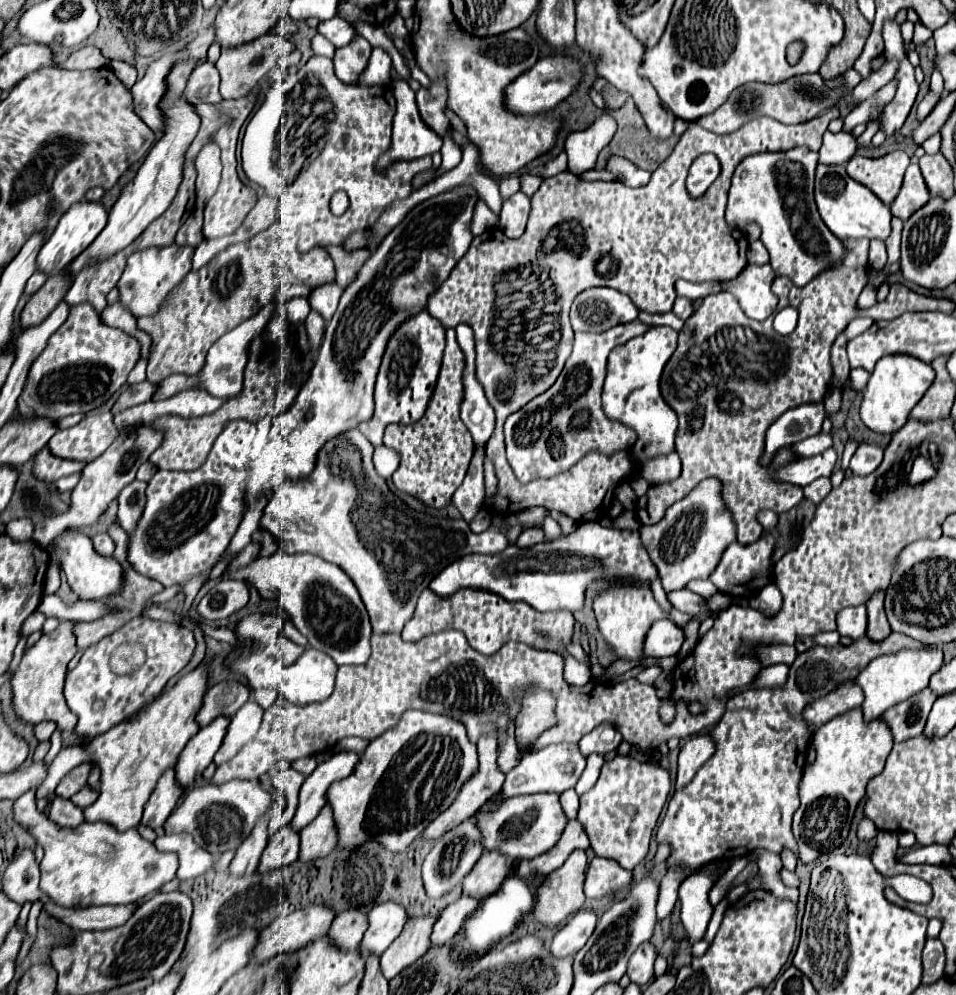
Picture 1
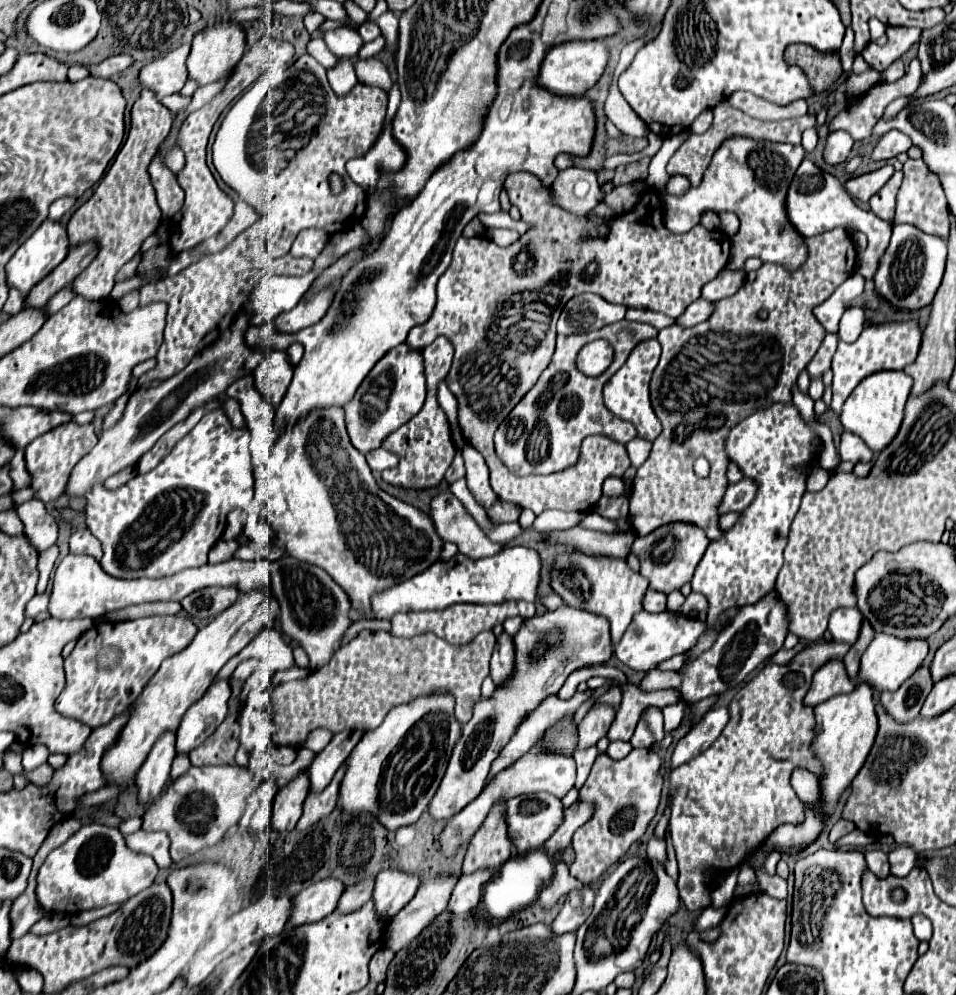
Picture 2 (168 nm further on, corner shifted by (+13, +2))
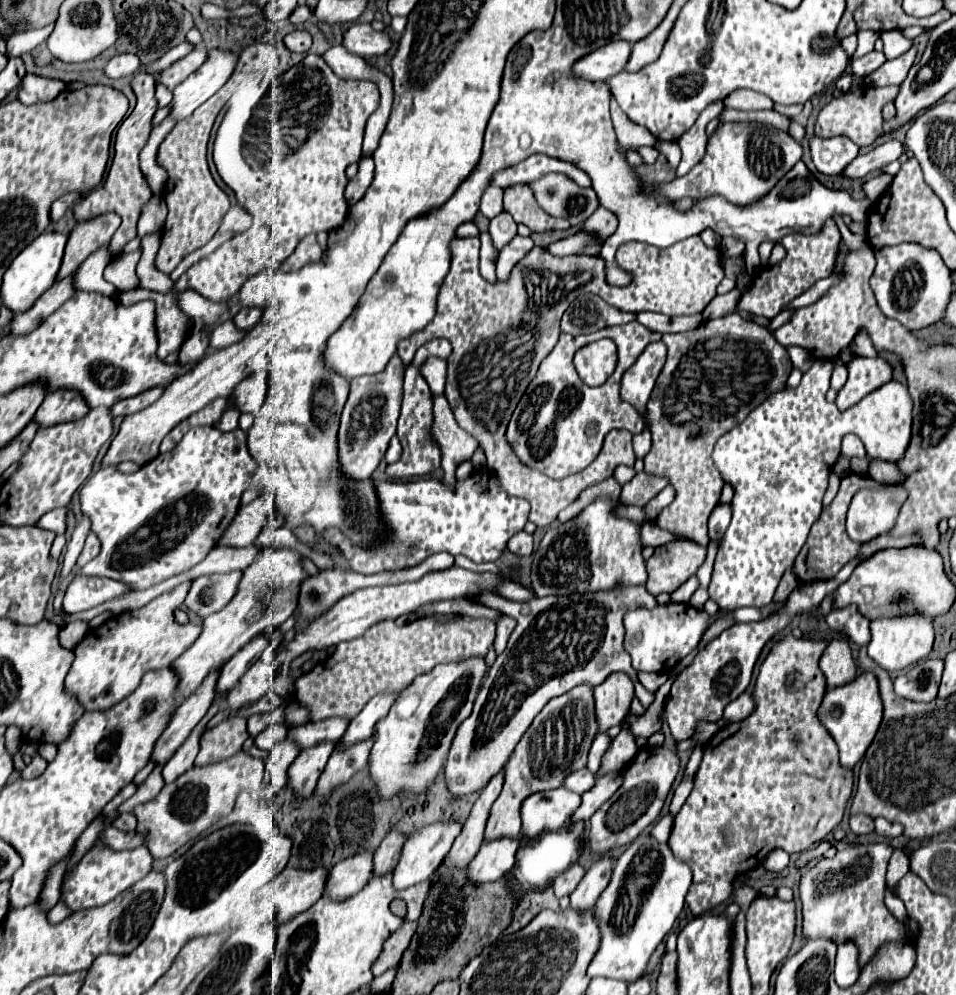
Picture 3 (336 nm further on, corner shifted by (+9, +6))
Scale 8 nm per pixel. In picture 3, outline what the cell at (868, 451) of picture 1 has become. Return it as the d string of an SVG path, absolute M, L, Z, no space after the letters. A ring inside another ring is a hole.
M848 433L848 435L842 439L842 455L844 455L844 457L860 457L860 459L864 459L864 457L866 457L866 447L864 447L864 443L860 441L860 437Z

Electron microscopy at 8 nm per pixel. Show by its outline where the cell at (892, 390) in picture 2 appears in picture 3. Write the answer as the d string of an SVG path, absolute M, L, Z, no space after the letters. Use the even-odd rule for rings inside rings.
M816 359L796 389L782 389L758 405L742 423L714 445L714 465L734 487L732 521L726 529L708 587L720 607L766 607L784 571L800 553L812 523L822 511L828 475L840 453L844 433L856 433L870 459L896 463L908 447L912 399L900 381L888 381L854 407L839 411L826 401L833 364Z

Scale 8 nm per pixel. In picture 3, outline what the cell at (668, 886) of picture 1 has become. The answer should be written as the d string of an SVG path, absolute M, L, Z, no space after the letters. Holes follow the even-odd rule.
M664 815L652 829L652 837L658 841L658 843L668 843L668 837L670 837L670 829L672 829L672 817L670 815Z

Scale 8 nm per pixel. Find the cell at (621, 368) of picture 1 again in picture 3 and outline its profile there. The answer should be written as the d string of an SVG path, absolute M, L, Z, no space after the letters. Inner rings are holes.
M662 341L650 343L642 357L636 359L636 363L624 373L620 383L620 397L634 405L634 409L646 419L646 405L650 399L650 393L654 389L656 377L666 361L666 345Z

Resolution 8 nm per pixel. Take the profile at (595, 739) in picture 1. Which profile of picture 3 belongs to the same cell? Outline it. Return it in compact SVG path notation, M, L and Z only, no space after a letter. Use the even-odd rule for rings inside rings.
M612 673L594 689L596 723L598 731L606 733L610 727L620 725L630 709L634 695L634 683L626 673Z

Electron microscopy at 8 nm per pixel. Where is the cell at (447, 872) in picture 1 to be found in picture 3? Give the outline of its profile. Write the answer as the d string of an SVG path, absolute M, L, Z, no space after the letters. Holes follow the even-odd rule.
M578 769L578 771L568 773L568 777L566 777L564 783L562 783L564 789L574 791L574 793L584 793L584 791L588 791L592 785L594 785L594 773L590 773L588 769Z

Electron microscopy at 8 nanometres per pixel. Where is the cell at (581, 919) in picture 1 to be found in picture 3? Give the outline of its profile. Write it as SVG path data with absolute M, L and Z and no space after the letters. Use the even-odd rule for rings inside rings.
M608 857L598 859L590 867L590 871L584 875L584 879L576 887L576 891L570 895L570 909L578 911L578 913L592 911L598 895L602 893L602 889L606 889L608 881L610 881L610 869L612 869L612 861Z

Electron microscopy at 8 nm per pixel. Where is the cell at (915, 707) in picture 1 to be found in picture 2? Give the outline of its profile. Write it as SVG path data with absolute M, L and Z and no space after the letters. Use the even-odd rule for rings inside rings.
M920 667L918 671L914 671L908 677L908 681L902 687L898 687L896 691L890 691L890 693L882 693L880 703L898 723L912 721L918 717L920 707L922 707L924 699L928 697L932 685L934 685L934 681L930 677L930 669Z

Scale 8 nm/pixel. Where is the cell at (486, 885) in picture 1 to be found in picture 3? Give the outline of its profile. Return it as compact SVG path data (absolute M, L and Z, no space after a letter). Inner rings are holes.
M578 685L564 695L554 697L548 705L536 715L514 753L506 763L504 789L500 797L494 801L484 841L494 839L518 839L520 837L520 803L536 791L556 789L562 785L566 773L574 769L582 769L586 765L586 755L590 749L590 741L596 735L594 723L594 697L590 685Z

